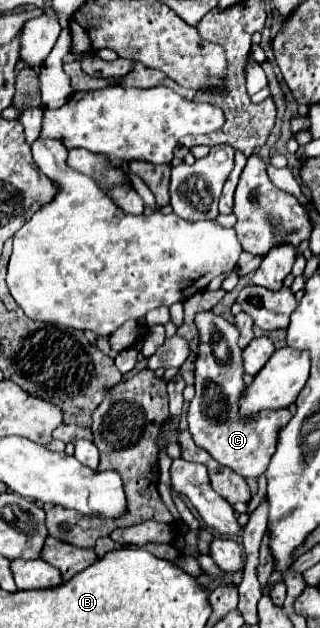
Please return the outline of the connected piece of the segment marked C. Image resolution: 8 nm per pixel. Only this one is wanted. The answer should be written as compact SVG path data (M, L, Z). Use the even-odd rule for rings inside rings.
M201 312L195 318L195 326L199 328L201 334L201 344L199 344L199 356L195 362L195 398L189 404L187 412L187 422L189 422L189 432L193 434L193 440L197 446L207 450L221 466L231 468L243 478L259 478L267 466L271 456L275 454L277 448L277 436L279 428L291 420L289 408L281 408L275 412L259 412L255 420L239 420L239 396L243 394L245 382L243 382L243 358L241 358L241 348L237 344L239 340L239 330L223 320L221 316L215 316L213 312ZM217 340L227 340L229 350L231 350L231 360L227 364L219 364L217 358L213 356L211 344Z

